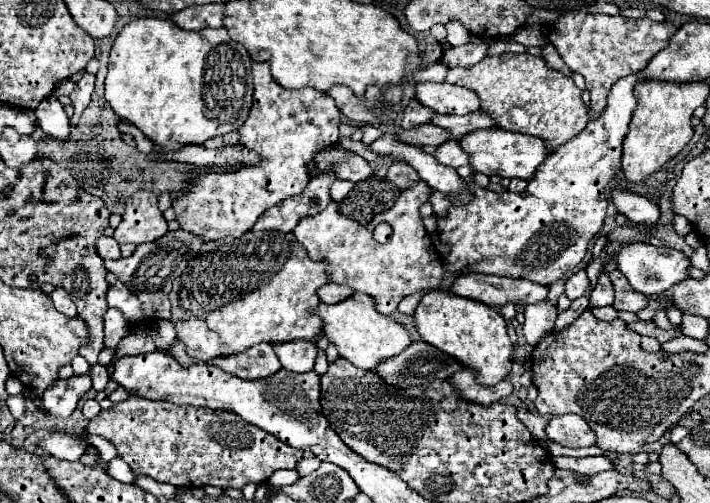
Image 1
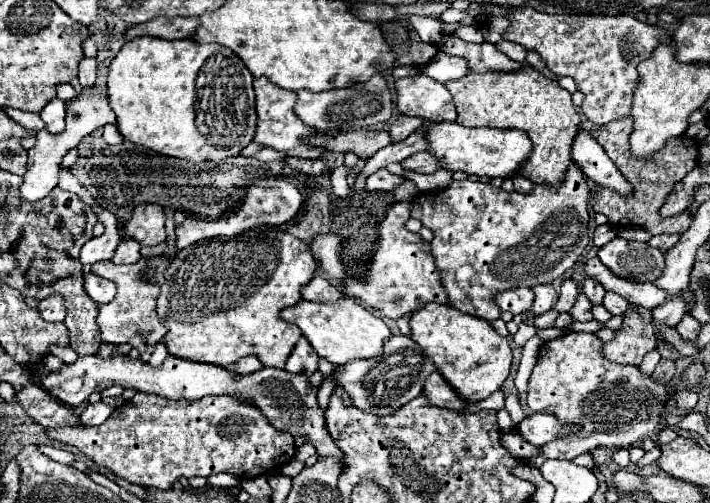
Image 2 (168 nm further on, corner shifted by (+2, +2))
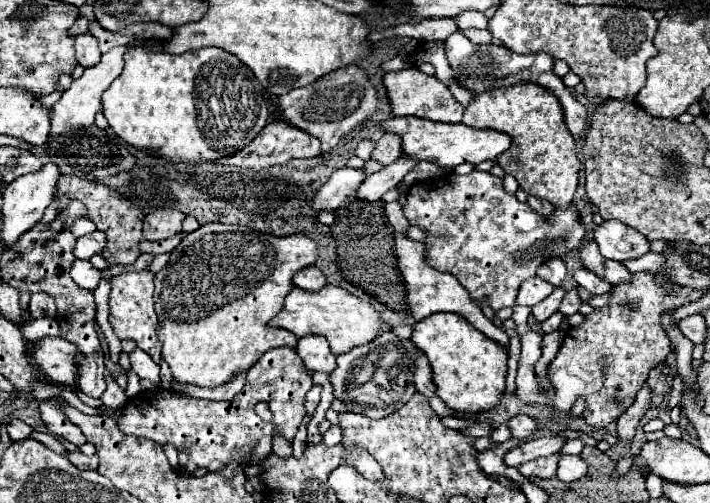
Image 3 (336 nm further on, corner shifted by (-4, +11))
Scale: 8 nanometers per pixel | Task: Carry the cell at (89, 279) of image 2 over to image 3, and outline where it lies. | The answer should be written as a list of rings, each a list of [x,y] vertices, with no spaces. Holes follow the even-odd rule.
[[[76,259],[72,263],[72,267],[70,267],[70,277],[78,287],[90,289],[90,291],[94,291],[98,287],[98,283],[100,283],[100,271],[96,267],[92,267],[90,261]]]

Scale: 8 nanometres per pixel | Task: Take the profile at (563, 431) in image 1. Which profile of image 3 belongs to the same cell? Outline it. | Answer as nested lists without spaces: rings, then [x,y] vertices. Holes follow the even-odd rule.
[[[516,415],[508,421],[508,429],[512,433],[512,437],[516,439],[526,439],[526,437],[532,437],[538,433],[538,425],[532,417],[528,415]]]

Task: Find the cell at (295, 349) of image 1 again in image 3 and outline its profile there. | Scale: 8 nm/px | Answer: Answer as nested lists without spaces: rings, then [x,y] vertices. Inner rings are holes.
[[[306,335],[306,337],[298,339],[296,351],[302,357],[306,369],[310,369],[310,371],[322,371],[322,373],[332,373],[334,371],[336,355],[332,355],[326,337]]]

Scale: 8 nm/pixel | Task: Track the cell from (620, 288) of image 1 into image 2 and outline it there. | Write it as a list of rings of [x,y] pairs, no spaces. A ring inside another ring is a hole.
[[[608,290],[606,292],[606,296],[604,296],[604,308],[610,312],[610,314],[624,314],[628,308],[630,308],[630,302],[626,300],[626,298],[622,298],[620,294],[616,294],[616,292],[612,292],[612,290]]]

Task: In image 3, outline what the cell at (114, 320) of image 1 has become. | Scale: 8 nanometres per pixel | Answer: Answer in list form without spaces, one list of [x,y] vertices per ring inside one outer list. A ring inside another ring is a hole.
[[[140,271],[140,273],[120,273],[112,277],[110,281],[112,291],[110,291],[110,325],[116,331],[120,339],[132,339],[142,351],[146,351],[154,363],[160,363],[160,351],[162,343],[158,341],[156,325],[158,317],[154,311],[154,275],[150,271]]]

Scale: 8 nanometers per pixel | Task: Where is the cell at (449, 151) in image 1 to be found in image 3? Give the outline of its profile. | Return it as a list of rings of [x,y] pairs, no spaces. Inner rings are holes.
[[[400,157],[398,161],[394,161],[394,165],[388,165],[386,169],[368,175],[362,185],[356,191],[356,199],[360,201],[378,201],[388,189],[392,189],[396,183],[400,183],[404,179],[404,175],[408,173],[410,167],[414,167],[418,161],[406,161],[406,157]]]

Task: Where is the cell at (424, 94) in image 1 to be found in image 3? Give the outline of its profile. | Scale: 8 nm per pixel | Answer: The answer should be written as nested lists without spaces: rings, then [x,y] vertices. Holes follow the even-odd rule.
[[[416,67],[400,69],[394,73],[384,73],[382,85],[386,87],[386,97],[390,101],[392,115],[414,115],[438,123],[460,123],[462,121],[462,105],[452,97],[450,89],[438,81],[436,77],[430,77]]]

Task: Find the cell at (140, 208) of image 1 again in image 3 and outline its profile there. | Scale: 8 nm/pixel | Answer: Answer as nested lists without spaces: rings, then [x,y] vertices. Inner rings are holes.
[[[156,209],[144,217],[142,237],[146,241],[168,239],[182,231],[182,221],[184,221],[184,215],[176,209]]]

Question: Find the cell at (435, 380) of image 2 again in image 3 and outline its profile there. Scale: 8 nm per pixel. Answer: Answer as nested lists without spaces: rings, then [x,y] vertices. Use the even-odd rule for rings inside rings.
[[[418,351],[418,357],[416,357],[416,371],[414,371],[414,385],[416,385],[416,391],[426,395],[426,397],[434,397],[434,383],[430,381],[430,365],[424,357],[424,353]]]

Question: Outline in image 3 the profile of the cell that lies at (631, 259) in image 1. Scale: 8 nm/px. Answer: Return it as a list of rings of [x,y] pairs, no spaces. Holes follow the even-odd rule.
[[[604,221],[602,225],[596,225],[594,239],[600,247],[602,257],[614,259],[614,261],[626,261],[636,259],[644,253],[648,253],[648,239],[642,237],[642,233],[630,229],[628,225],[620,221]]]

